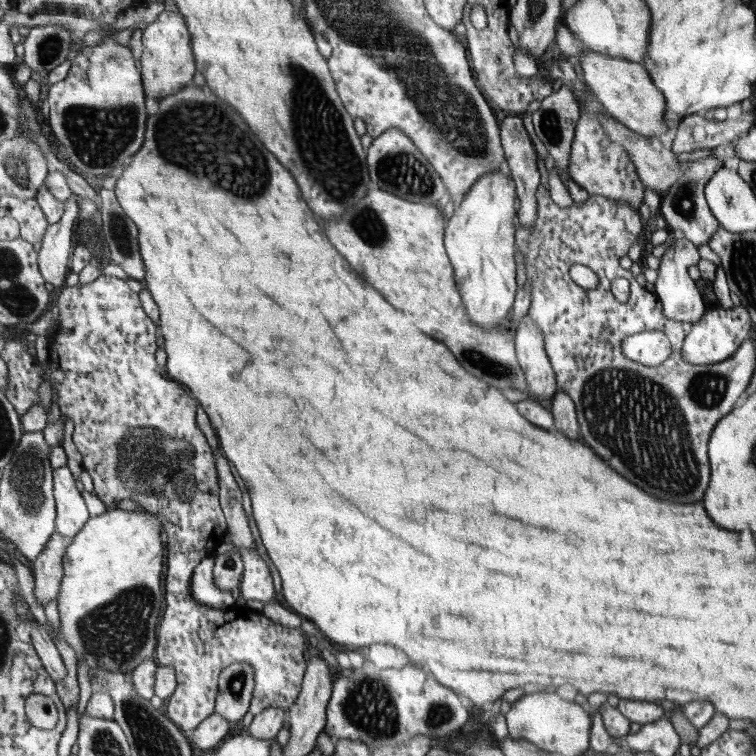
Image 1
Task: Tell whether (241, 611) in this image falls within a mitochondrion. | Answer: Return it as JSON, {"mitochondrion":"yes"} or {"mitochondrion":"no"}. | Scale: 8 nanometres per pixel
{"mitochondrion":"no"}

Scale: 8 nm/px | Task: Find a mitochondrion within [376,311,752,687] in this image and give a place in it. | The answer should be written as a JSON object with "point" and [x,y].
{"point":[623,409]}

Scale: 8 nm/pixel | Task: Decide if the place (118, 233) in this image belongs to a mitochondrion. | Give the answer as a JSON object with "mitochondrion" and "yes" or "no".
{"mitochondrion":"yes"}

